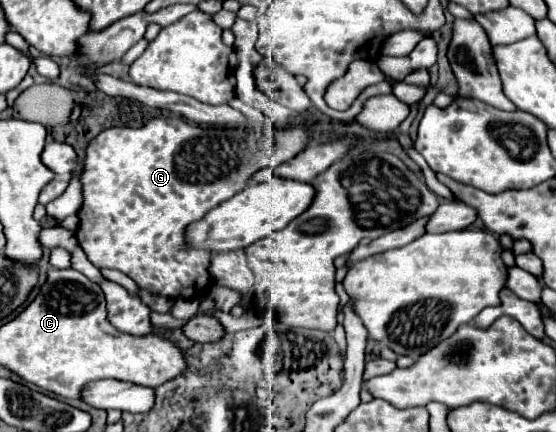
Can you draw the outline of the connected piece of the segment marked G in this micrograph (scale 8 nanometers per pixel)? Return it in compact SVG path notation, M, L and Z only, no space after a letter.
M153 117L149 123L145 123L143 127L111 127L111 129L105 129L101 131L93 141L89 141L87 145L87 157L85 157L85 167L83 167L83 175L79 177L81 183L83 183L83 205L79 209L79 229L75 233L79 245L83 247L87 259L97 265L97 267L109 267L109 269L119 269L121 273L129 275L139 287L155 293L155 295L163 295L163 297L169 297L169 299L179 299L179 297L185 297L185 299L195 299L195 291L199 289L207 289L211 287L211 277L209 277L209 263L211 263L211 251L207 249L193 249L189 247L187 239L185 239L185 231L187 231L187 225L203 219L207 215L207 211L211 211L213 207L217 207L219 203L227 201L231 195L243 191L247 185L249 185L249 179L253 173L257 173L259 169L271 169L271 167L277 167L279 163L283 161L289 161L293 159L295 155L299 155L305 147L307 147L307 141L311 139L311 125L315 123L315 117L301 117L301 121L295 125L295 127L289 127L289 129L271 129L269 135L267 133L259 133L255 129L245 129L243 127L235 127L235 129L229 129L229 127L221 127L221 125L195 125L195 123L189 123L181 117Z

